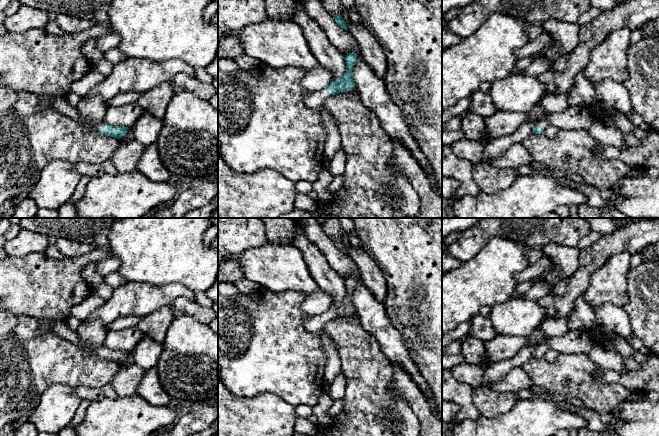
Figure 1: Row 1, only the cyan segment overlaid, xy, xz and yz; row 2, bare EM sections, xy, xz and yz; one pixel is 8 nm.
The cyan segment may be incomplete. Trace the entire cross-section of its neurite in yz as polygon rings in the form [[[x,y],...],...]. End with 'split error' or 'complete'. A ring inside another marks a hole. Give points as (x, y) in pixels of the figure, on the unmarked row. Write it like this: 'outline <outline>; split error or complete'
outline [[[573,330],[560,337],[549,337],[546,343],[536,347],[533,358],[543,358],[548,350],[555,350],[559,353],[584,352],[601,368],[611,369],[618,373],[627,371],[622,357],[616,351],[594,343],[585,331]]]; split error

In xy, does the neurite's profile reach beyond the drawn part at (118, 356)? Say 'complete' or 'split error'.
split error

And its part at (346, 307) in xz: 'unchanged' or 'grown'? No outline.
grown

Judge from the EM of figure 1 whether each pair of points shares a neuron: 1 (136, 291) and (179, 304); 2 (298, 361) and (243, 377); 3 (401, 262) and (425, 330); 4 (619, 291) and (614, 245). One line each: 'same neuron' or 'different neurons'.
1: different neurons
2: same neuron
3: same neuron
4: different neurons

